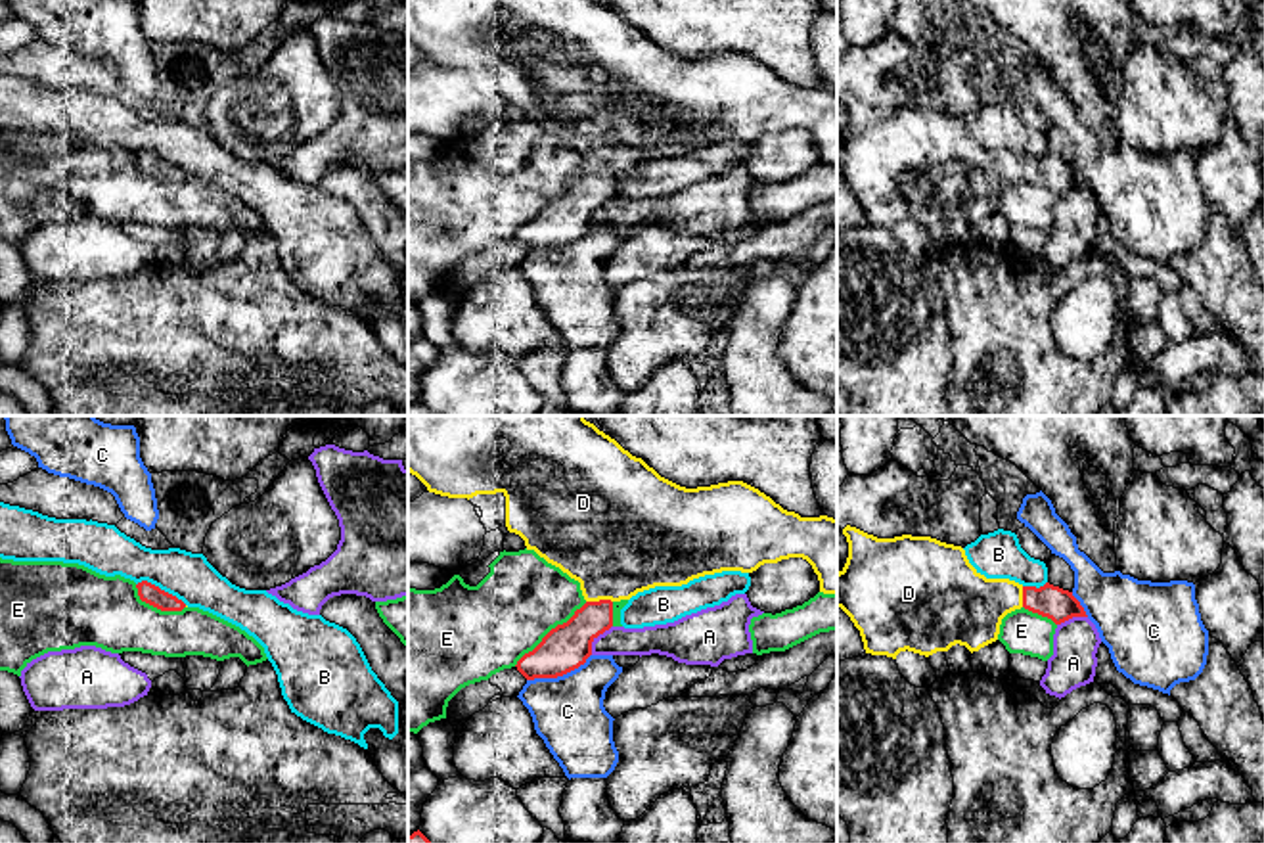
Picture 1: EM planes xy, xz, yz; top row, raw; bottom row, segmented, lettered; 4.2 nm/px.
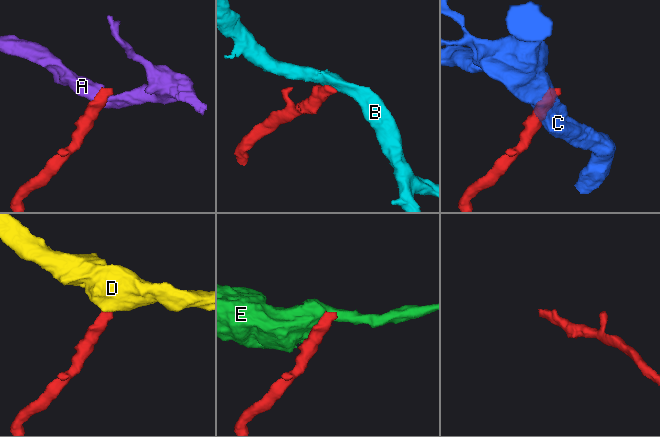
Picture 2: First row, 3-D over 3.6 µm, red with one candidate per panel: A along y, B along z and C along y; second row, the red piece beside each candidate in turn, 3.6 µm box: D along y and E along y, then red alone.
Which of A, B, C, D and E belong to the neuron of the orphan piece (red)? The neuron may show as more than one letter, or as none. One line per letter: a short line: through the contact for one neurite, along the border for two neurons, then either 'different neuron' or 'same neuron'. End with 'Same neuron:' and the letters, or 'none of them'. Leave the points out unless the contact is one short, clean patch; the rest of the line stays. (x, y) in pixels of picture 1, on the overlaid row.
A: xz (611, 625), (592, 642), (590, 654) | different neuron
B: xy (136, 583), (150, 581), (186, 604) | different neuron
C: xz (590, 654), (583, 663), (562, 675), (527, 681) | different neuron
D: xz (567, 646), (598, 612), (600, 600), (615, 543) | same neuron
E: different neuron
Same neuron: D

